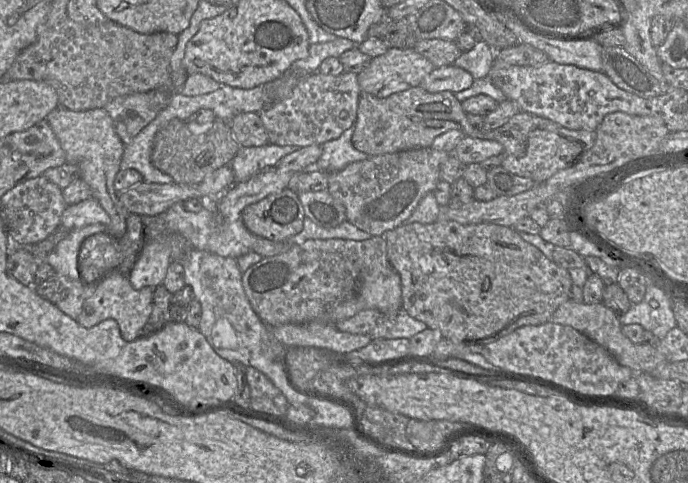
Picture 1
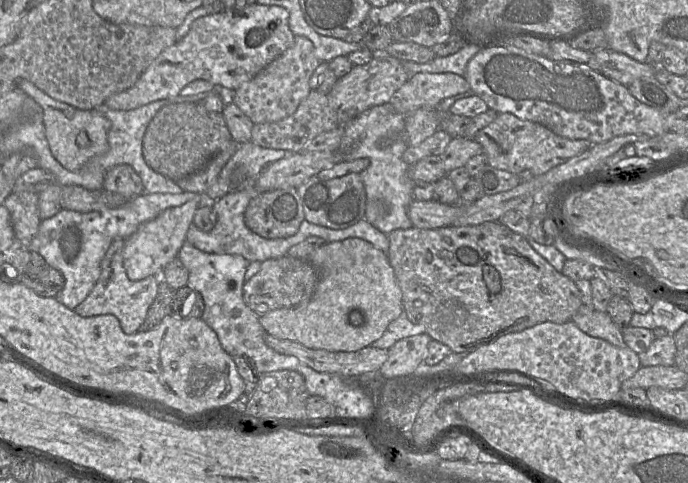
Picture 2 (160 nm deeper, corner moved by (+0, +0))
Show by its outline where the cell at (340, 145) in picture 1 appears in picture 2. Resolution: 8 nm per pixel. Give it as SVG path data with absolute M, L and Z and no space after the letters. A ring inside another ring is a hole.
M389 102L362 112L343 126L338 151L343 153L345 162L369 159L368 168L359 173L367 200L382 200L388 207L385 216L370 224L386 235L394 230L407 230L413 227L408 217L408 208L413 201L412 191L415 183L409 176L410 166L403 160L403 154L409 147L405 116L398 113Z

